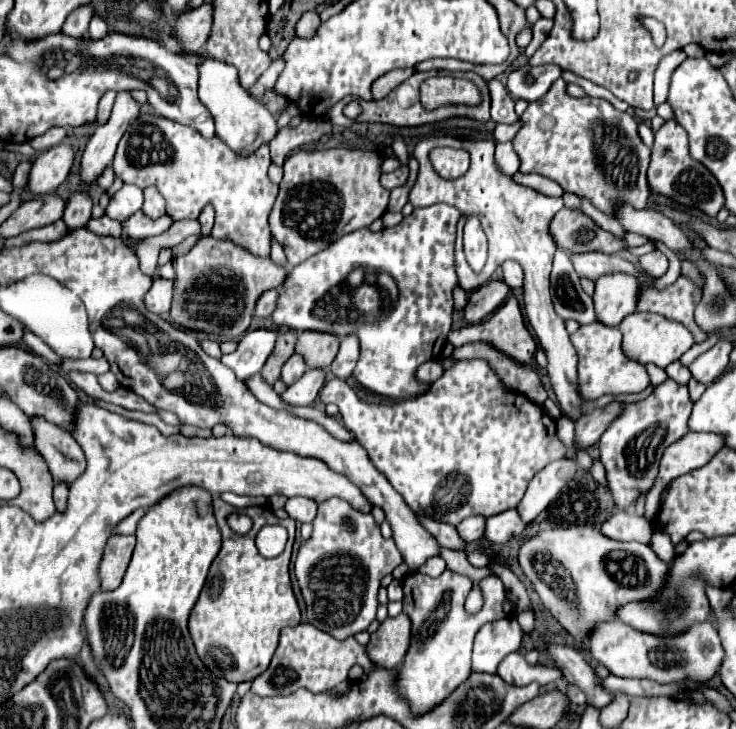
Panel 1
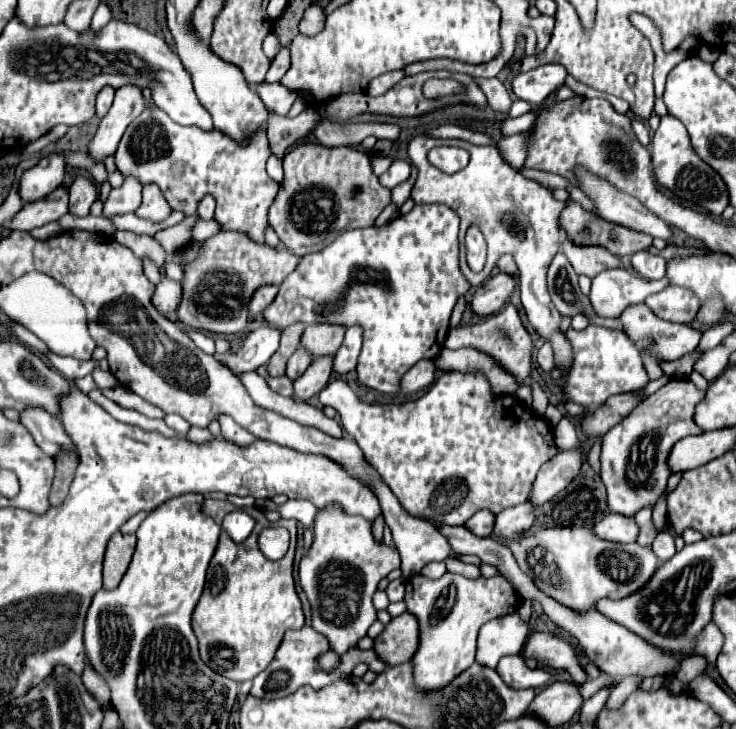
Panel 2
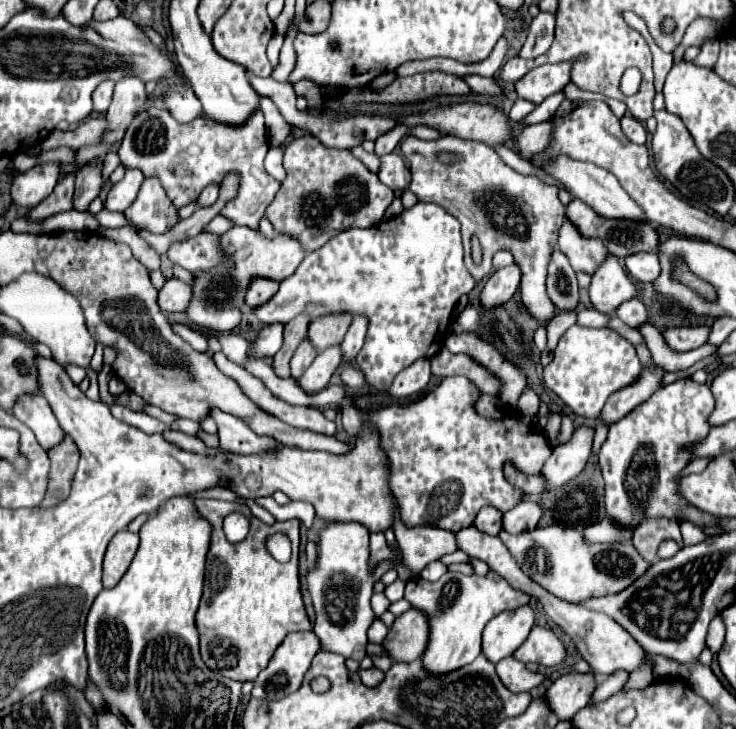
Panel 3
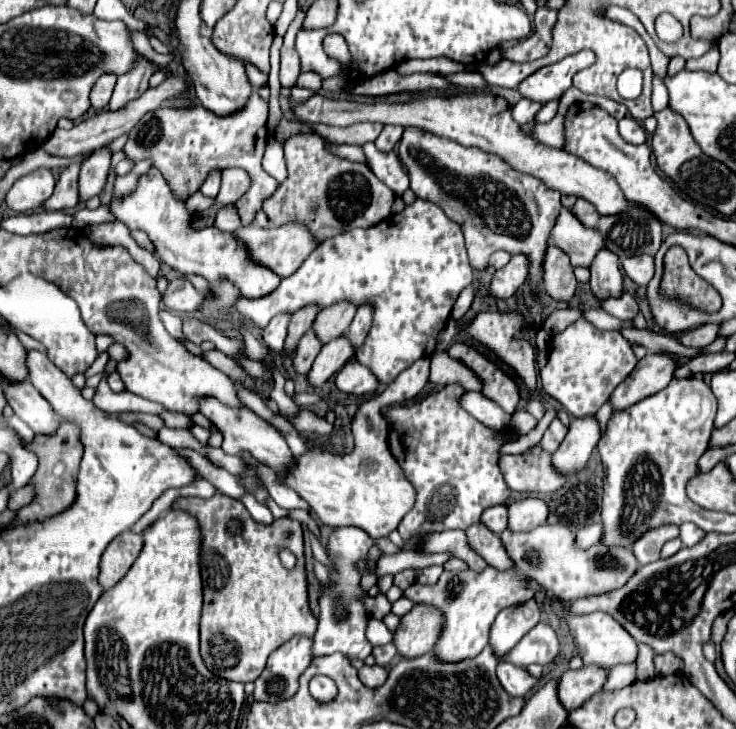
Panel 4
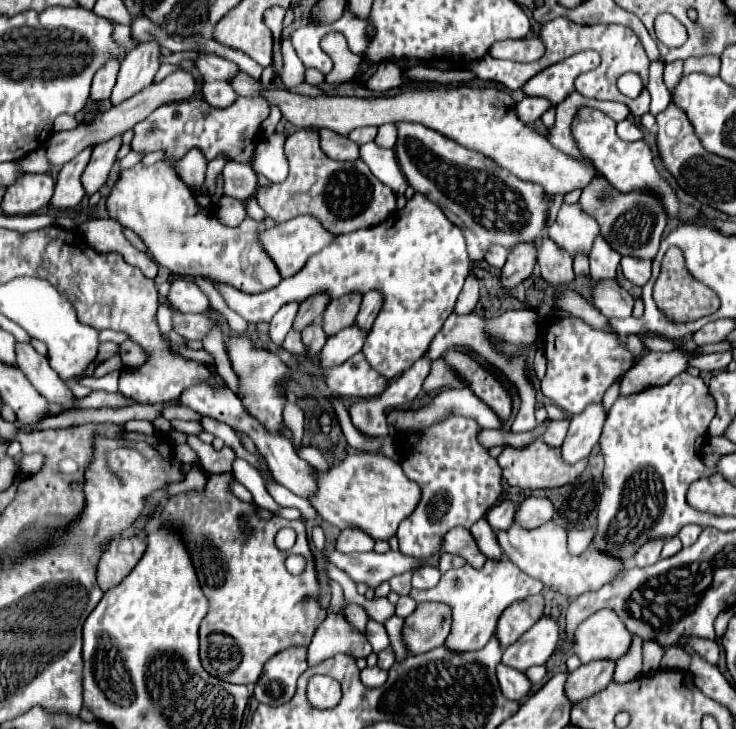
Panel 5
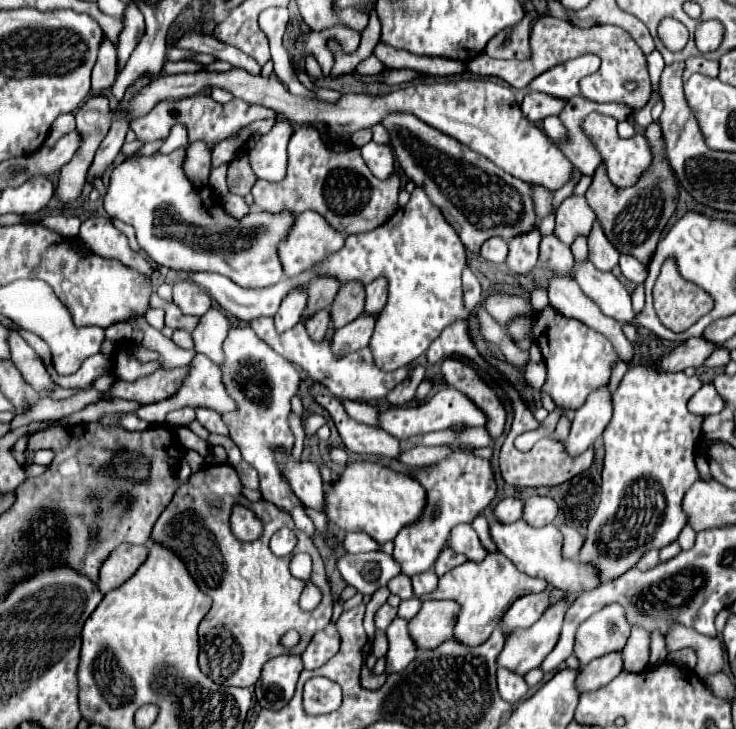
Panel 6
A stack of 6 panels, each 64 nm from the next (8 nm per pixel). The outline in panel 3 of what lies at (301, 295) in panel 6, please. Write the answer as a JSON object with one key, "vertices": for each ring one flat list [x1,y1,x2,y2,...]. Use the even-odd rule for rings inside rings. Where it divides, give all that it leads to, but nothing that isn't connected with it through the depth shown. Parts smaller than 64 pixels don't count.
{"vertices":[[274,322,274,324,268,324,264,326,254,344,256,344,256,358,262,358,262,356,274,356,280,346,282,346,282,338,284,338,284,326,280,322]]}

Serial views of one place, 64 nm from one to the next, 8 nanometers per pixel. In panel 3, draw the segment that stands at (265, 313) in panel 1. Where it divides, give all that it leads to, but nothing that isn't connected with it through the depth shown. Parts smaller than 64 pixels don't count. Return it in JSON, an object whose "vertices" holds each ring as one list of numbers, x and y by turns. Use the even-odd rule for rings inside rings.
{"vertices":[[252,278,250,286,246,290,246,304,248,306,258,306,266,300,270,300,278,290,278,282,270,278]]}

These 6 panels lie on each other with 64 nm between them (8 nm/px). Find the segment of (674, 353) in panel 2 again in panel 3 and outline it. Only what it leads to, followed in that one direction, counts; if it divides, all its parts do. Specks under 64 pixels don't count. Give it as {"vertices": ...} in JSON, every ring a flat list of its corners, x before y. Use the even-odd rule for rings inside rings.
{"vertices":[[630,300,630,302,624,302,622,306,618,306,614,316,618,316,628,326,636,328,638,324,646,322,646,306,640,300],[676,326,664,330,666,344,676,352,688,352,708,342,710,326]]}

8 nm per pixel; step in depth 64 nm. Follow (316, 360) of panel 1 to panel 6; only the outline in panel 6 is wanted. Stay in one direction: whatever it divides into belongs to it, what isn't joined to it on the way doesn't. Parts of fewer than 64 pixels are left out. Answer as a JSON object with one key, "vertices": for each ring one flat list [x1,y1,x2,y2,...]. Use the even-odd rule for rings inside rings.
{"vertices":[[346,282,346,286,338,290,330,306,334,328,346,326,352,320,356,320,364,312,364,302,366,302,366,292,362,282]]}

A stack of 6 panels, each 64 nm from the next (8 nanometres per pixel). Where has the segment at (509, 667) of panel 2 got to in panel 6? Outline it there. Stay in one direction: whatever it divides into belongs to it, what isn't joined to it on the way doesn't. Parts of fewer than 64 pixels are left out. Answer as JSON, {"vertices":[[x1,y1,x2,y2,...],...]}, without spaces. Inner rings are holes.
{"vertices":[[498,668,498,692,500,692,502,700,516,704,526,696,528,686,522,676,518,676,506,668]]}

